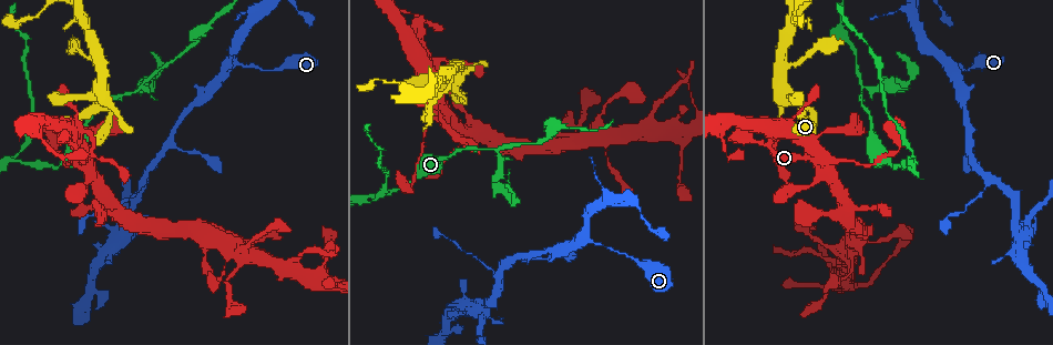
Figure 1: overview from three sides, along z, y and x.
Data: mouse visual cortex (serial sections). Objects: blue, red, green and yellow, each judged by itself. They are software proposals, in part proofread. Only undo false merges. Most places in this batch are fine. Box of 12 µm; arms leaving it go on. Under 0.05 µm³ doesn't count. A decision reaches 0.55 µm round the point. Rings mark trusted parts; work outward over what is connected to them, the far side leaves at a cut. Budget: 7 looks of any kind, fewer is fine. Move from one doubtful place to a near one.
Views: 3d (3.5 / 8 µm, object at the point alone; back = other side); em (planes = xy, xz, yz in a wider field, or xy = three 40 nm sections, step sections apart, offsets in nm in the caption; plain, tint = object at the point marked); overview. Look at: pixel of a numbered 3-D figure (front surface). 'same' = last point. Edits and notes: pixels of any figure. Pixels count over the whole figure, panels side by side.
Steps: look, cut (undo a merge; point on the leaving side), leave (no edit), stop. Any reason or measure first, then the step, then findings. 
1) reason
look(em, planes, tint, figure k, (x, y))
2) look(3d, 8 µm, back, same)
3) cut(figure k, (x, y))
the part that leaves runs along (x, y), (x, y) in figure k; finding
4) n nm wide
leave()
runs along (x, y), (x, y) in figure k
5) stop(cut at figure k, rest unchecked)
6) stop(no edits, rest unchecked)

branch point
look(3d, 8 µm, figure 1, (862, 86))

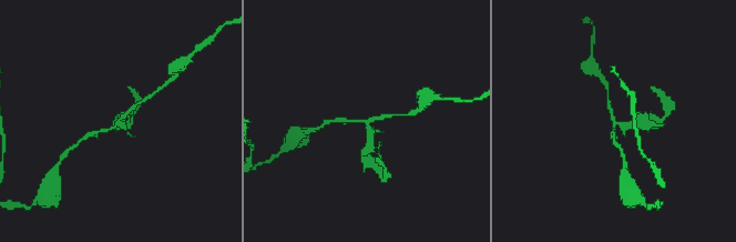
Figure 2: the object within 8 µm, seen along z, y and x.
look(3d, 3.5 µm, figure 2, (612, 126))

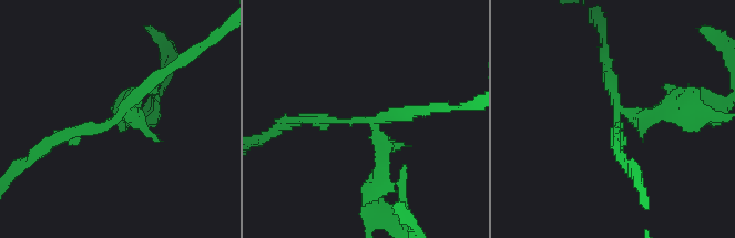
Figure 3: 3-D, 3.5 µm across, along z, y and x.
need the tissue
look(em, xy, step 5, tint, figure 3, (369, 123))

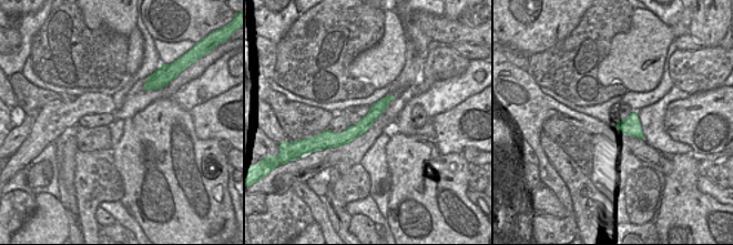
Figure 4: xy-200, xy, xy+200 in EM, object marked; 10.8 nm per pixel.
150 nm wide
cut(figure 3, (662, 107))
the part that leaves runs along (625, 111), (720, 117) in figure 3; two cells meet here

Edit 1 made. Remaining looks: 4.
look(overview)

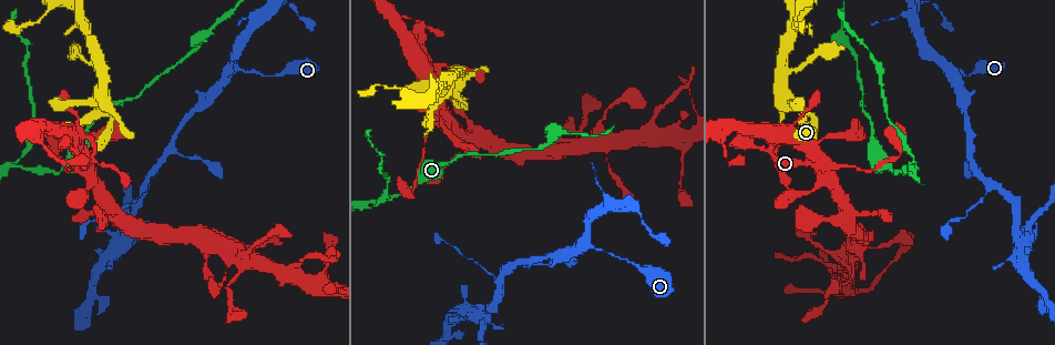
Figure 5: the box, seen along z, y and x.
look(3d, 3.5 µm, figure 5, (94, 111))

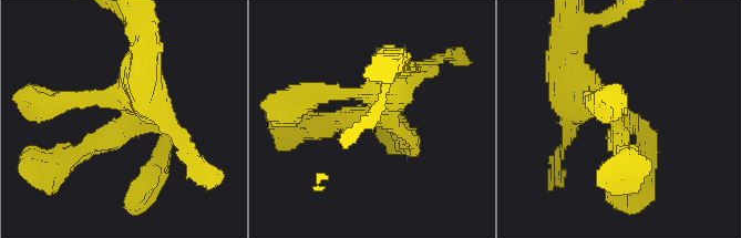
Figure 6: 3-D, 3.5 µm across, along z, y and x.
4 arms; arms of 150, 200, 250, 500 nm; need the tissue
look(em, xy, step 2, tint, figure 6, (126, 119))

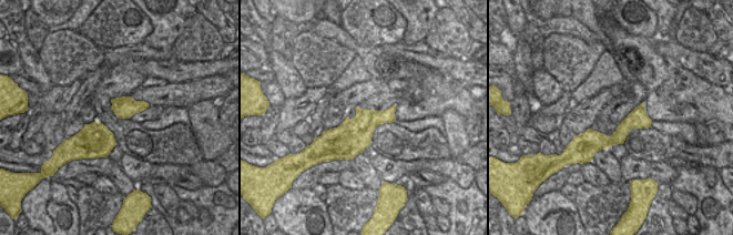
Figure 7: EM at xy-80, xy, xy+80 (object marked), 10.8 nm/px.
another direction
look(em, xy, step 3, tint, same)

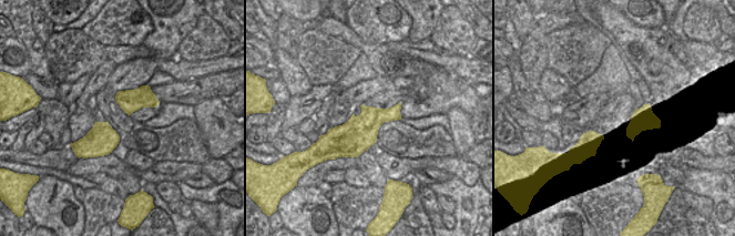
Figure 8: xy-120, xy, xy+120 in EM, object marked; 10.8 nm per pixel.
380 nm wide
leave()
runs along (64, 162), (132, 114), (140, 78) in figure 6; all the same cell

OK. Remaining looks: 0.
stop(cut at figure 3, rest unchecked)

